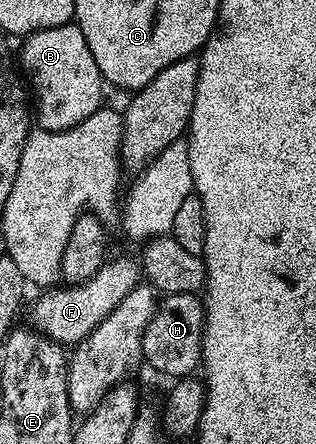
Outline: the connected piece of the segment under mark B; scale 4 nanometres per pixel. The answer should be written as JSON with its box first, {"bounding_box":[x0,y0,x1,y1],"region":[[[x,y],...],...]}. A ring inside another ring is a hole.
{"bounding_box":[18,22,104,132],"region":[[[71,22],[62,24],[60,27],[32,32],[23,39],[21,44],[23,44],[22,52],[18,54],[18,58],[32,93],[33,105],[34,102],[36,104],[34,105],[34,120],[37,127],[49,132],[68,130],[90,117],[103,105],[101,90],[104,89],[104,81],[77,23]]]}

